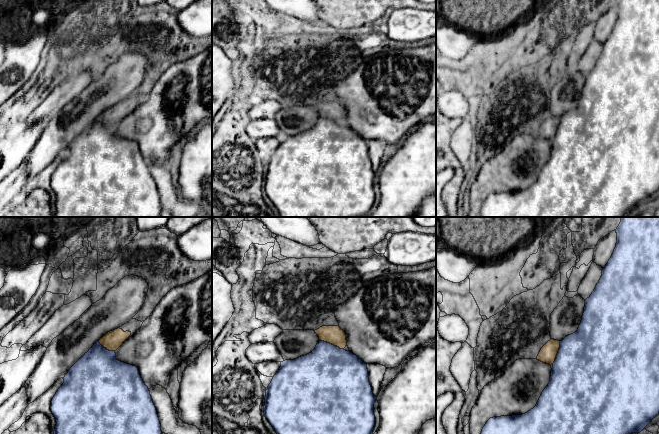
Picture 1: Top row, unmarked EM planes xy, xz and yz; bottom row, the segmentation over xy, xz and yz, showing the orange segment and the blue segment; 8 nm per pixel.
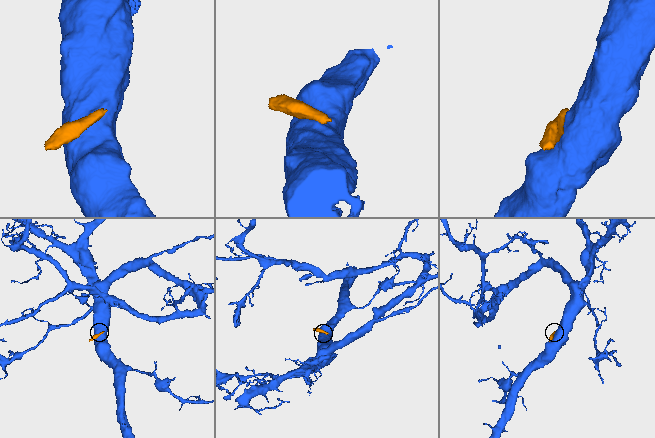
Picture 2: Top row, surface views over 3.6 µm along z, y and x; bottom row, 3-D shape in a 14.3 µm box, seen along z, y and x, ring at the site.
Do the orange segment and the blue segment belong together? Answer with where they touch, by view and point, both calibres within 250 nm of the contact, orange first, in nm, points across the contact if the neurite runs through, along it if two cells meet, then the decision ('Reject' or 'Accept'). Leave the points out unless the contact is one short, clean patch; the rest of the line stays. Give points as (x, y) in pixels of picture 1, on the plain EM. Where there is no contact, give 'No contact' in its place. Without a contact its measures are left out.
Touches orange at xz (332, 120). Thickness 150 nm (orange) against 460 nm. Reject

